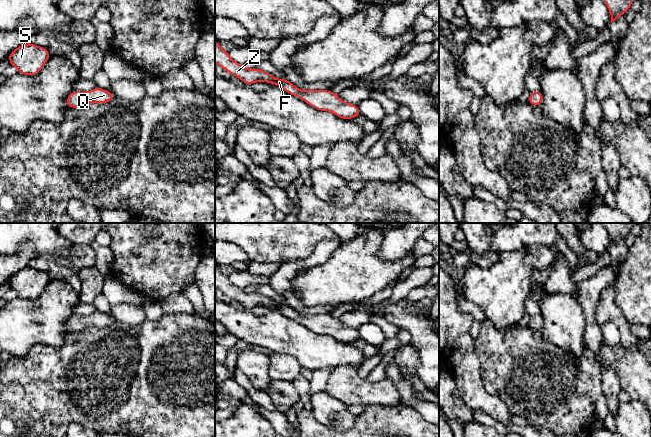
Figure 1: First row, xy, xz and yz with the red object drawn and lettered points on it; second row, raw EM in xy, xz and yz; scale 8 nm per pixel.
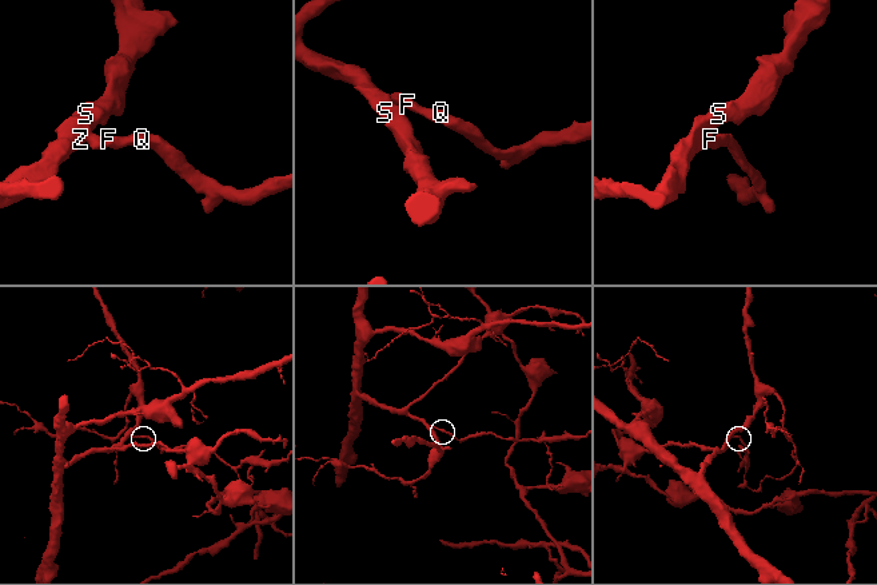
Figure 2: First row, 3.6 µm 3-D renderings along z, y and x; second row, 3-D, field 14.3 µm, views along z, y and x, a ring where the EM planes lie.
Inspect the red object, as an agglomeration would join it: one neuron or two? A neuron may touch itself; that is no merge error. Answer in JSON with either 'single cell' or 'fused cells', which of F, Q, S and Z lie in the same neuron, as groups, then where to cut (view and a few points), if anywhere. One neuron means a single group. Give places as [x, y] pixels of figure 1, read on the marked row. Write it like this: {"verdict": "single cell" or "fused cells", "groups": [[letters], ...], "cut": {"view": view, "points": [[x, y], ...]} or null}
{"verdict": "single cell", "groups": [["F", "Q", "S", "Z"]], "cut": null}

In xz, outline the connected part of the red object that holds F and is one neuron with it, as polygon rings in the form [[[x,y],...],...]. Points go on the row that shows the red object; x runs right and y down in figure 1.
[[[216,40],[215,64],[221,66],[232,76],[241,79],[244,85],[251,85],[258,81],[267,82],[280,86],[285,92],[303,99],[313,108],[320,111],[330,111],[341,119],[349,120],[362,116],[357,105],[342,101],[331,90],[301,90],[294,86],[288,79],[278,79],[258,68],[245,68],[244,65],[235,62],[229,56],[228,52],[221,48],[219,42]]]

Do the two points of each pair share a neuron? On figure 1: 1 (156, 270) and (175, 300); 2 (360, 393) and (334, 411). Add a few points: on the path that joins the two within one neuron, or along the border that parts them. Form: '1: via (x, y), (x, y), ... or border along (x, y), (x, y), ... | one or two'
1: border along (181, 292), (170, 294), (160, 302) | two
2: border along (324, 391), (347, 406) | two

